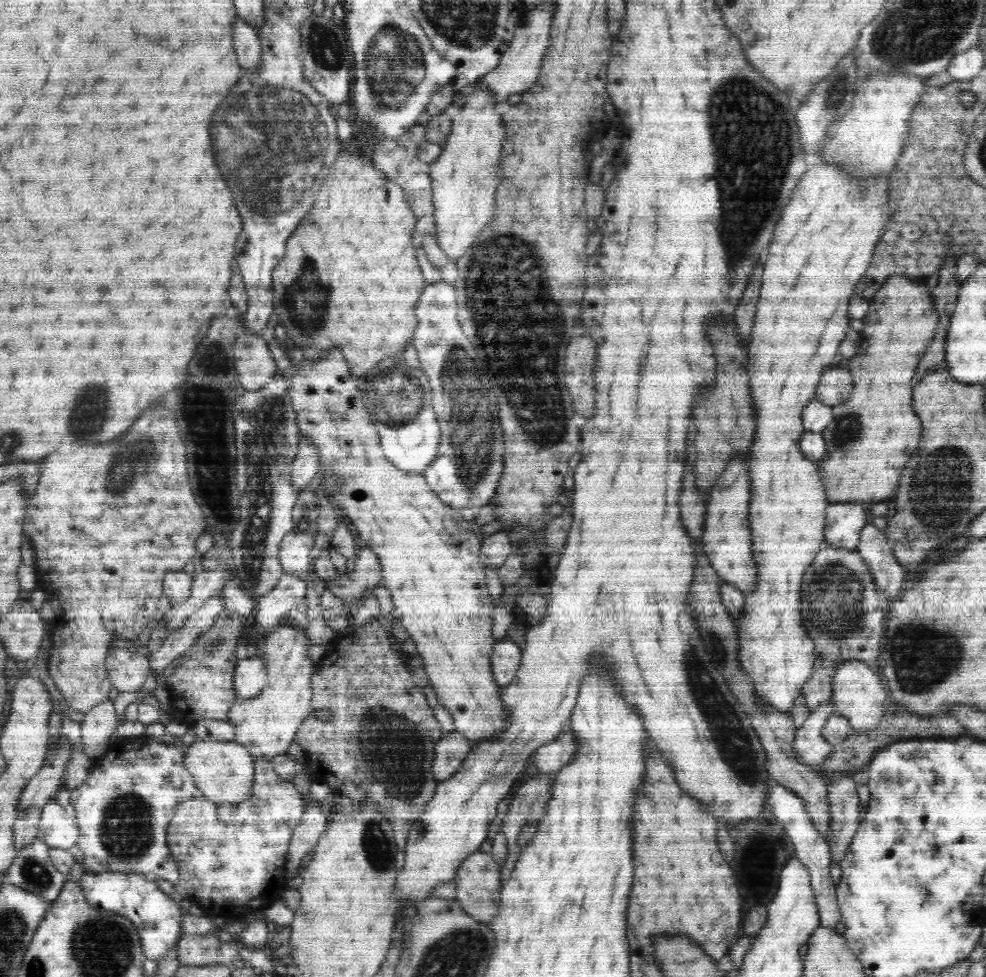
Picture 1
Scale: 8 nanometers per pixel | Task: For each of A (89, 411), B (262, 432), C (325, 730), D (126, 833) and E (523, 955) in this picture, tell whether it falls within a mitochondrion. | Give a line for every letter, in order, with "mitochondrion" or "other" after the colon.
A: mitochondrion
B: mitochondrion
C: other
D: mitochondrion
E: other

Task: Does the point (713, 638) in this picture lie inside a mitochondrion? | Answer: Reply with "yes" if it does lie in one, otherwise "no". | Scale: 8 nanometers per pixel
yes

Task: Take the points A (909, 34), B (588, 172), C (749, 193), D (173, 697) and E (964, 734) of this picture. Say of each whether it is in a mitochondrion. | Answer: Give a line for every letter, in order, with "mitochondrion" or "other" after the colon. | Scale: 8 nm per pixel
A: mitochondrion
B: other
C: mitochondrion
D: other
E: other

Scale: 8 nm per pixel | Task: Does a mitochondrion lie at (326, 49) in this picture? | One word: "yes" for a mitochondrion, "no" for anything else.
yes

